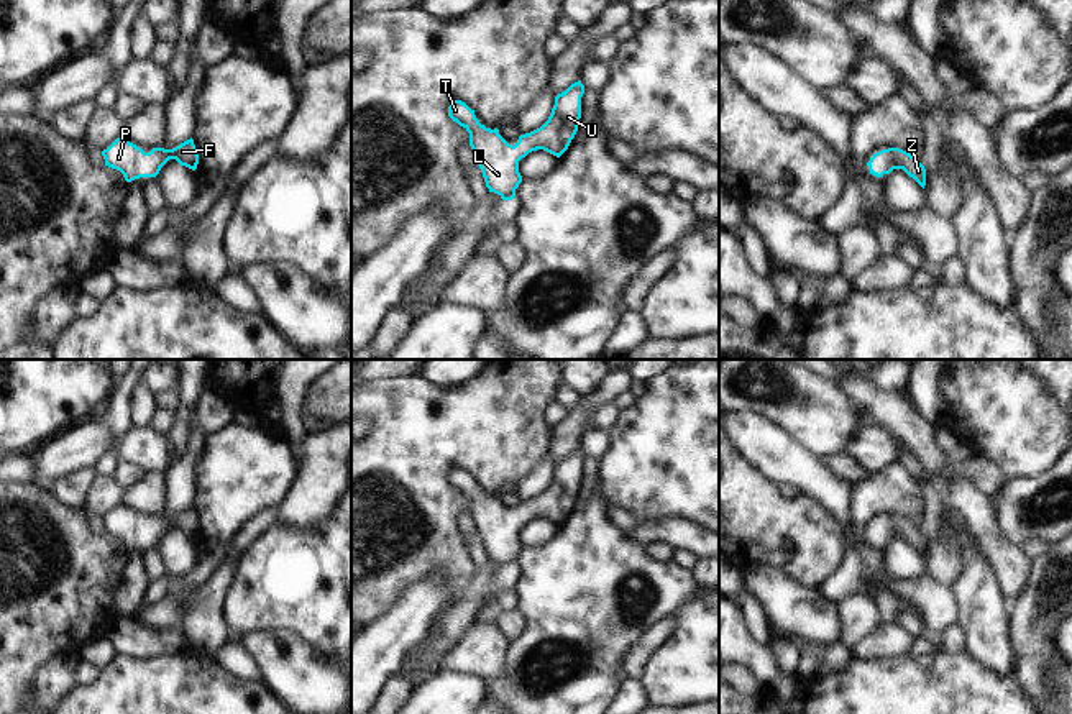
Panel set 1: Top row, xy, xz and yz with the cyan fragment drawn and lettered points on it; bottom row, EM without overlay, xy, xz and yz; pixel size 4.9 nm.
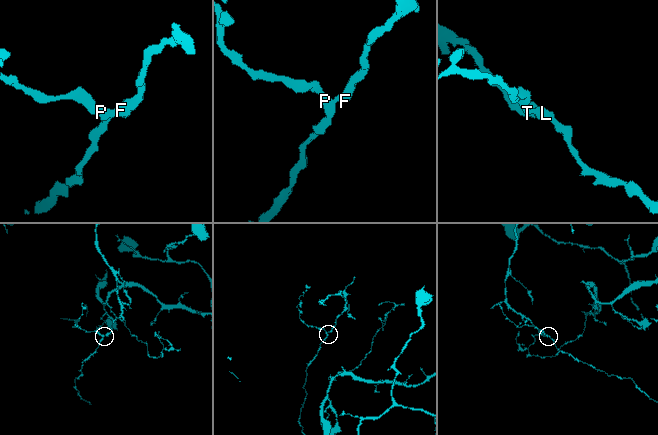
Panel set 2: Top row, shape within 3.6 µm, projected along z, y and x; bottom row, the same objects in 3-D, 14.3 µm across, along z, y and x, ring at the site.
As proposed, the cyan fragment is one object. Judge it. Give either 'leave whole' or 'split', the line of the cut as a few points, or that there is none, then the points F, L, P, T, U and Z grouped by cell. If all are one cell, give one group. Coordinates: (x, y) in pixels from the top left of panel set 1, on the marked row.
leave whole | no cut | F L P T U Z

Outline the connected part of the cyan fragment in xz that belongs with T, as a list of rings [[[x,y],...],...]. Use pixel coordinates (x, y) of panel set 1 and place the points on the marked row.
[[[581,80],[558,94],[548,120],[540,128],[520,135],[514,146],[499,135],[497,128],[481,125],[474,110],[461,100],[448,107],[448,117],[470,133],[470,146],[489,192],[502,200],[512,200],[522,182],[519,172],[522,158],[537,149],[560,158],[568,149],[580,126],[583,94]]]

